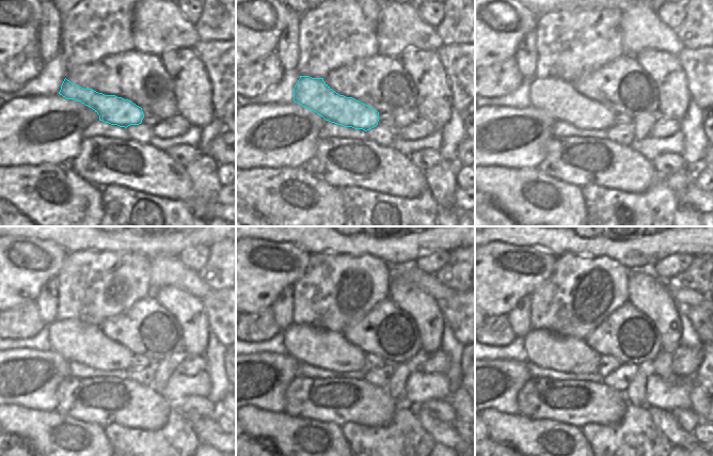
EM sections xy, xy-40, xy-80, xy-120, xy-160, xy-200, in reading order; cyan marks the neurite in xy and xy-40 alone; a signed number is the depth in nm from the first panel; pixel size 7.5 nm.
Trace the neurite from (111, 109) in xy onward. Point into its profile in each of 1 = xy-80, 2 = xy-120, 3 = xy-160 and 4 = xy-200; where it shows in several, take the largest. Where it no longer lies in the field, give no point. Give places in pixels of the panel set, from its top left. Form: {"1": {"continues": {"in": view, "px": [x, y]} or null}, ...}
{"1": {"continues": {"in": "xy-80", "px": [559, 99]}}, "2": {"continues": {"in": "xy-120", "px": [76, 341]}}, "3": {"continues": {"in": "xy-160", "px": [309, 345]}}, "4": {"continues": {"in": "xy-200", "px": [543, 348]}}}

